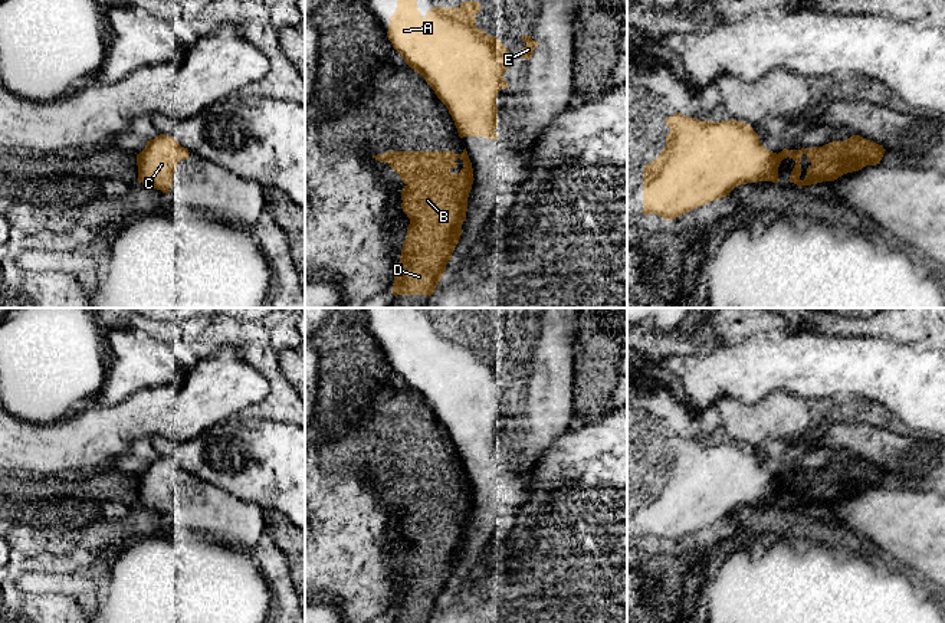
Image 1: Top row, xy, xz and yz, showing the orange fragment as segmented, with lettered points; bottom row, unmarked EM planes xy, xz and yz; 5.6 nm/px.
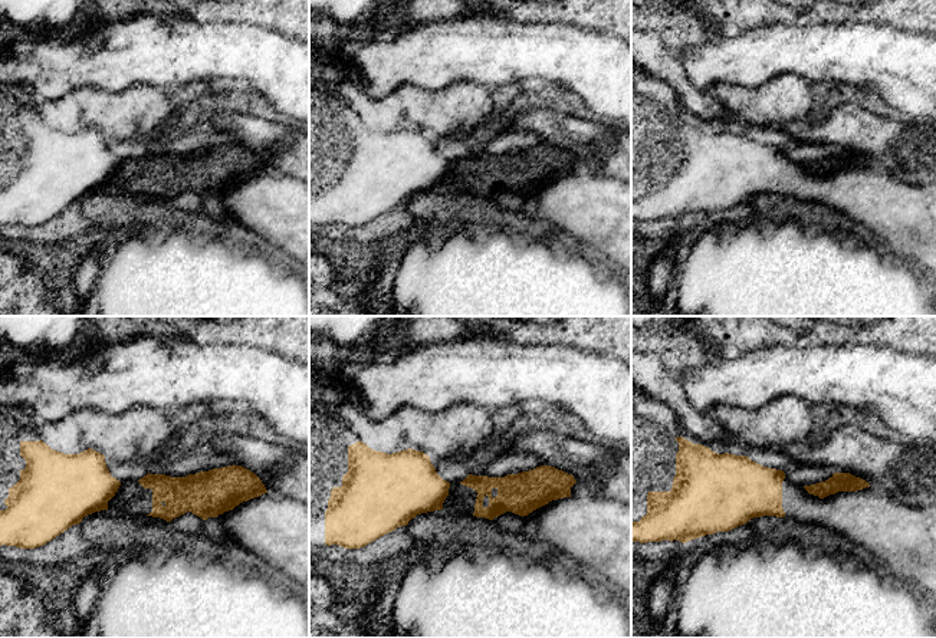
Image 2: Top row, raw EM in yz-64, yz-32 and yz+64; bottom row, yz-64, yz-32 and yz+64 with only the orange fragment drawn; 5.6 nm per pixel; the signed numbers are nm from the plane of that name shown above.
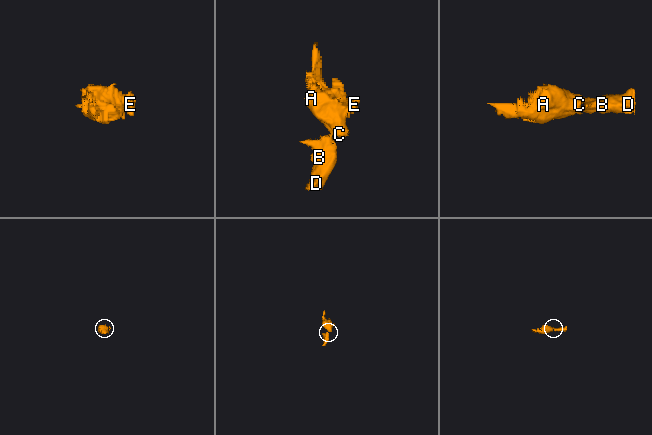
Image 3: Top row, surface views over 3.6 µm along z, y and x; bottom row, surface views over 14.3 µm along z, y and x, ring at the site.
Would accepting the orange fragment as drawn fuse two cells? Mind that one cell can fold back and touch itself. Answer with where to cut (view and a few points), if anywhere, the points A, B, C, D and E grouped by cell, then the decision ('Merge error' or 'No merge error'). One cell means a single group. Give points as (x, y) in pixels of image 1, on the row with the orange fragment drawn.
Split along yz (777, 154), (778, 164). Groups: A C E / B D. Merge error

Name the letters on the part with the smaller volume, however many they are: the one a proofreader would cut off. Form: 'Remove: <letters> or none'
Remove: B, D

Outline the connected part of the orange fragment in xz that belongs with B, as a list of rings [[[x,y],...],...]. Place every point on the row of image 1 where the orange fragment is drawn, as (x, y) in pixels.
[[[387,151],[373,158],[388,163],[406,184],[401,209],[410,224],[393,295],[432,296],[466,220],[475,180],[467,151]]]

